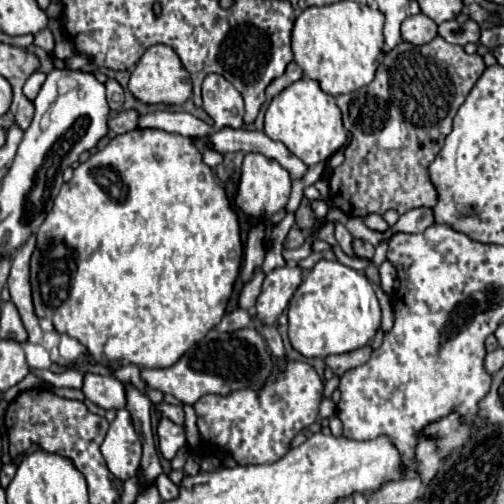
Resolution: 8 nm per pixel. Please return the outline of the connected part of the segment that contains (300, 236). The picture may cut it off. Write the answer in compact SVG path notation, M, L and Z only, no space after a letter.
M293 226L293 228L289 230L283 246L285 246L285 248L299 248L299 246L303 246L303 242L305 242L305 232L299 230L299 226Z

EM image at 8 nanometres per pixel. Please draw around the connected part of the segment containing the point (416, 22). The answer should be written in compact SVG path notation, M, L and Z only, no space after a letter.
M425 14L407 16L401 24L401 36L404 41L421 46L437 36L437 24Z

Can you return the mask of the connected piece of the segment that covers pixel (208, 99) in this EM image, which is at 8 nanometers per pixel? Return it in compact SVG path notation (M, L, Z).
M209 74L203 80L203 110L215 120L217 128L243 126L243 98L223 76Z

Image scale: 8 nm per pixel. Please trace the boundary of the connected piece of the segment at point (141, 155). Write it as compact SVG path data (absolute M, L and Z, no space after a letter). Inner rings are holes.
M135 128L131 132L117 134L105 148L95 150L89 160L81 162L73 170L73 178L61 186L61 192L57 194L57 200L53 202L53 208L45 218L45 224L41 224L37 232L37 246L31 256L31 288L35 314L39 318L51 320L59 334L77 338L99 364L103 364L105 356L109 366L135 364L141 368L169 368L223 318L229 296L233 292L233 282L239 274L241 256L243 244L239 236L237 214L223 186L217 184L213 170L203 164L201 150L191 142L191 138L169 134L159 128Z

